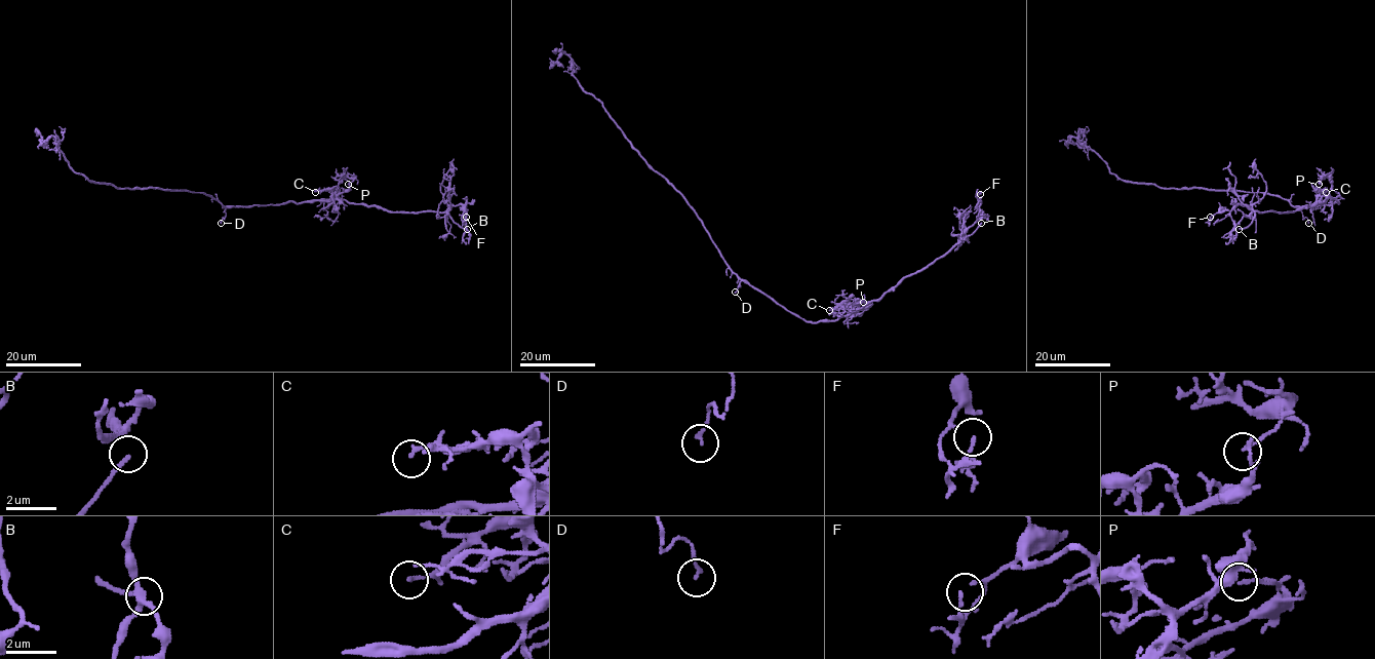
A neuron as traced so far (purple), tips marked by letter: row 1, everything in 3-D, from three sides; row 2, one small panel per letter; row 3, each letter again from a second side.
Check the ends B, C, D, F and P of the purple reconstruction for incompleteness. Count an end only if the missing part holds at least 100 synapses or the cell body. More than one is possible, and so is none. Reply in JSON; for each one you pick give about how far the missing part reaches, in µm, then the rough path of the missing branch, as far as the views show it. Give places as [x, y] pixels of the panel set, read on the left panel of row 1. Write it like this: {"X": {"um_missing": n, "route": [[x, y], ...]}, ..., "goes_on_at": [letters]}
{"B": {"um_missing": 25, "route": [[467, 229], [482, 230], [483, 238], [492, 243], [483, 250], [481, 261]]}, "goes_on_at": ["B"]}

